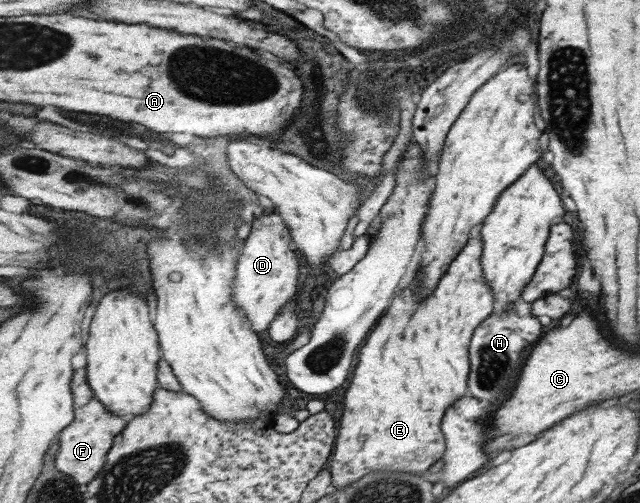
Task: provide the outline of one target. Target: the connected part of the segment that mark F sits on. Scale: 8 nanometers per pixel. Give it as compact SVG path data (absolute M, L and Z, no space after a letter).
M86 367L77 369L77 374L73 378L73 396L75 396L76 417L72 424L60 434L61 448L57 455L56 467L61 472L73 476L79 485L85 487L97 478L101 470L104 470L109 451L116 437L127 428L129 418L117 416L105 408L105 404L89 388Z

